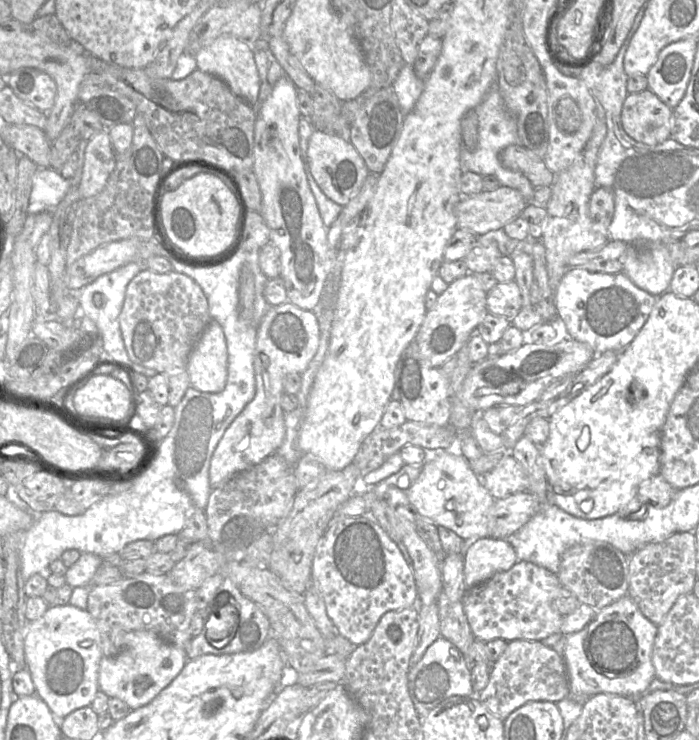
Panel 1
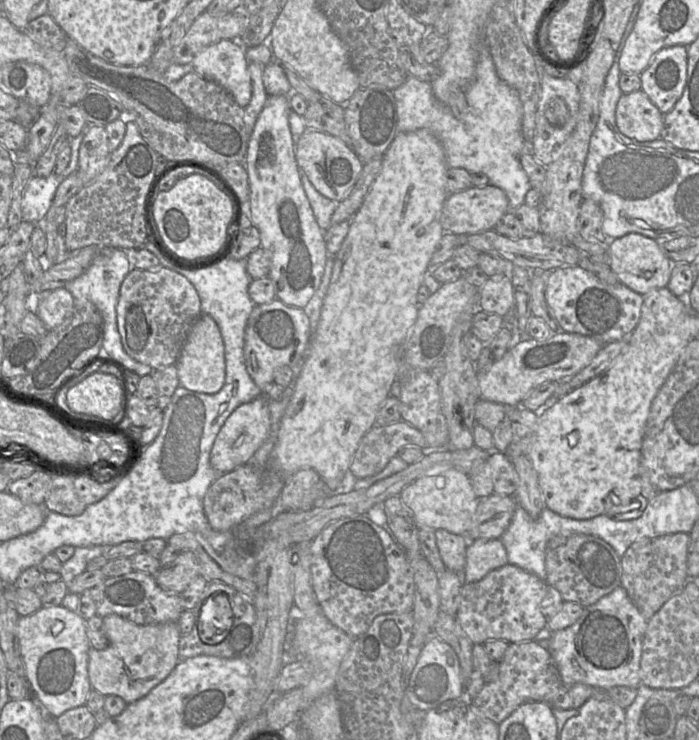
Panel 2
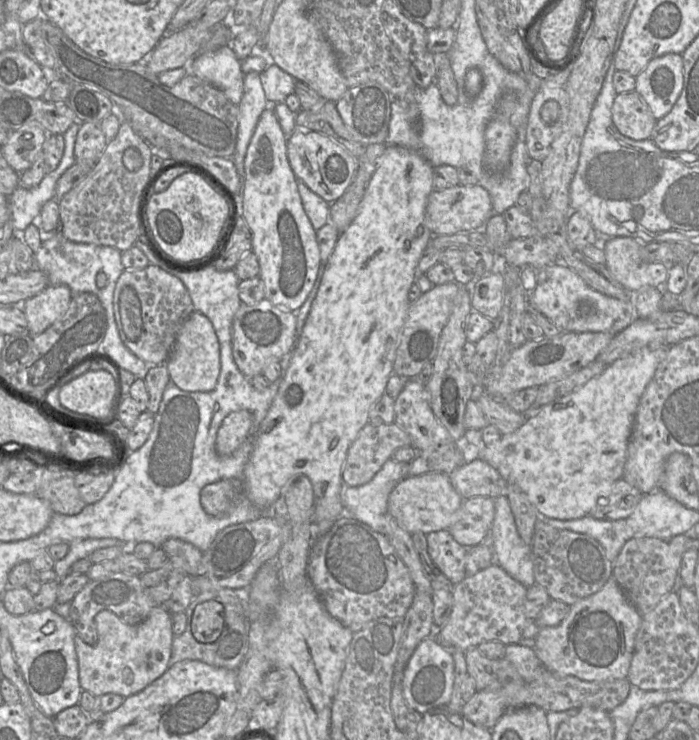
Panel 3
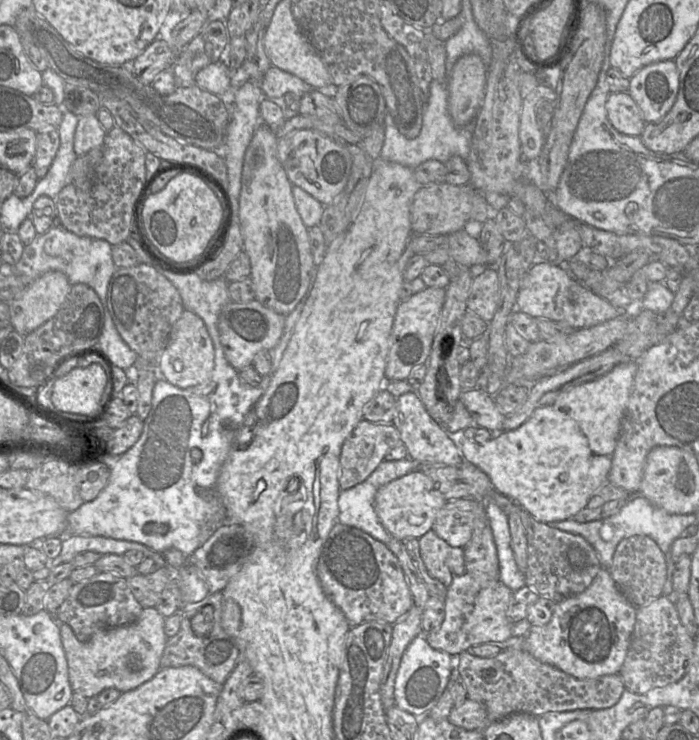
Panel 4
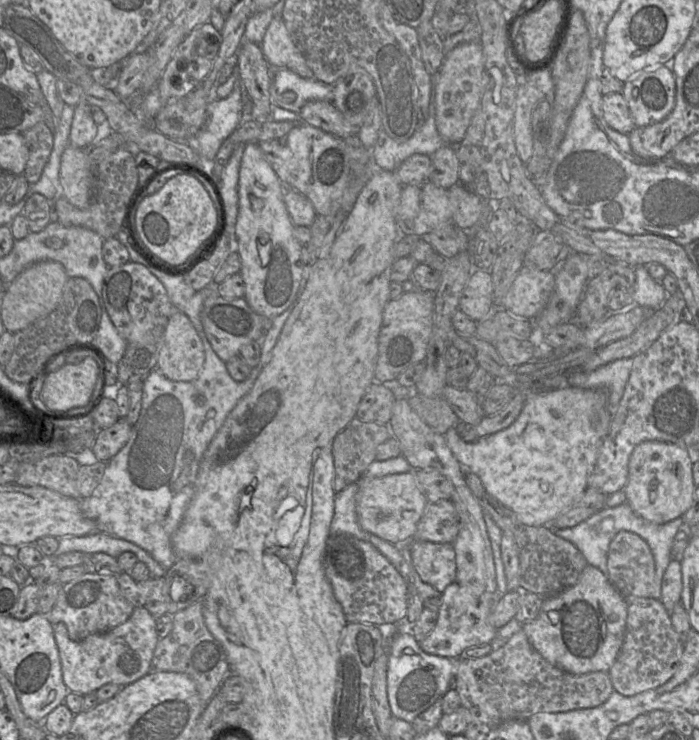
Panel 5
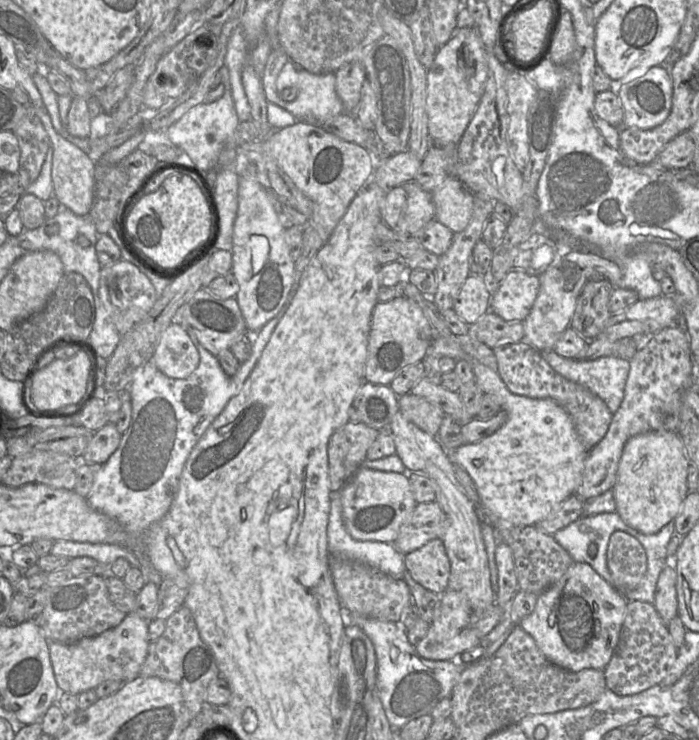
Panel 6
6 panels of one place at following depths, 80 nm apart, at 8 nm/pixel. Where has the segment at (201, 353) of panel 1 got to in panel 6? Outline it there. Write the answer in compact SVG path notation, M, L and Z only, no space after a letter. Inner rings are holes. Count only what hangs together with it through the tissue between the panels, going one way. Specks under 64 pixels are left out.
M173 321L161 334L152 362L170 378L185 379L198 367L200 356L187 330Z

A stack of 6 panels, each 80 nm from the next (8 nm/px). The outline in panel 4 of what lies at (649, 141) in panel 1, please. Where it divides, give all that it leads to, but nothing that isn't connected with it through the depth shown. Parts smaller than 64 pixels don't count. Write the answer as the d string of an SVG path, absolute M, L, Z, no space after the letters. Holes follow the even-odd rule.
M628 92L610 93L605 107L611 125L619 133L640 137L647 123Z

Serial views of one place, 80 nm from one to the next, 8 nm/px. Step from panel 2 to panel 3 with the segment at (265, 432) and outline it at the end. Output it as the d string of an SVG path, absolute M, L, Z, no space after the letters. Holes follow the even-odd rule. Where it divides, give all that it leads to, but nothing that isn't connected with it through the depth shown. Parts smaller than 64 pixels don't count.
M248 410L229 413L217 432L216 451L220 456L228 456L251 438L256 429L254 418Z

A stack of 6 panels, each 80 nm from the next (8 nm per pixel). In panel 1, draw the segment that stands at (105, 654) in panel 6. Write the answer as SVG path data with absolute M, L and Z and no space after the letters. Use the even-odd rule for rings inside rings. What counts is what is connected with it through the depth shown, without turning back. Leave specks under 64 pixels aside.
M146 630L130 631L123 636L123 649L116 656L103 656L101 659L98 674L99 690L109 697L121 699L130 710L135 710L150 703L166 688L182 671L187 661L184 649L165 641L156 633Z

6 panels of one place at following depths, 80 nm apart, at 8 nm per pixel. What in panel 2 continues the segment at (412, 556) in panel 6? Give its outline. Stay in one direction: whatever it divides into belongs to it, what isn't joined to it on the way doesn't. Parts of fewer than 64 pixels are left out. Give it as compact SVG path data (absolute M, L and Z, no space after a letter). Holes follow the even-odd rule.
M445 529L435 531L436 543L445 568L462 575L466 563L467 540L465 536Z

